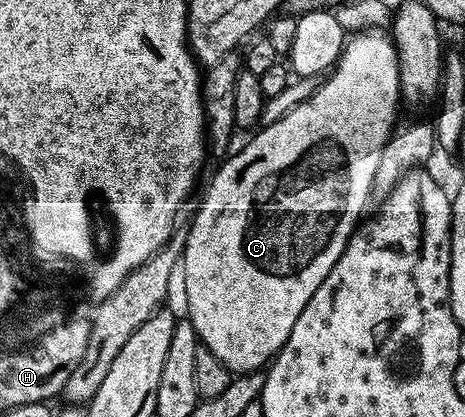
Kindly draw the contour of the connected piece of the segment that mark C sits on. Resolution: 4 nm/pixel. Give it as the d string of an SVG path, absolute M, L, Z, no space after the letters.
M384 30L357 32L345 43L340 59L327 73L326 79L317 87L313 96L306 98L306 102L294 106L294 110L278 118L278 122L263 125L255 133L257 136L241 152L234 153L213 174L212 181L208 184L208 193L205 194L204 201L201 202L200 209L197 210L188 232L186 231L182 249L182 276L184 272L184 296L188 299L187 319L191 320L194 330L200 335L201 345L208 348L210 354L214 354L214 358L218 358L218 362L222 362L233 374L263 369L280 353L286 338L290 338L290 330L294 330L294 322L298 322L298 314L306 310L306 302L314 298L314 290L322 286L326 274L334 270L334 262L342 258L342 250L346 250L348 239L351 238L354 229L365 215L363 214L364 207L372 200L374 174L380 165L382 150L398 120L396 107L401 107L401 104L400 71L398 70L396 46L392 43L391 35Z

